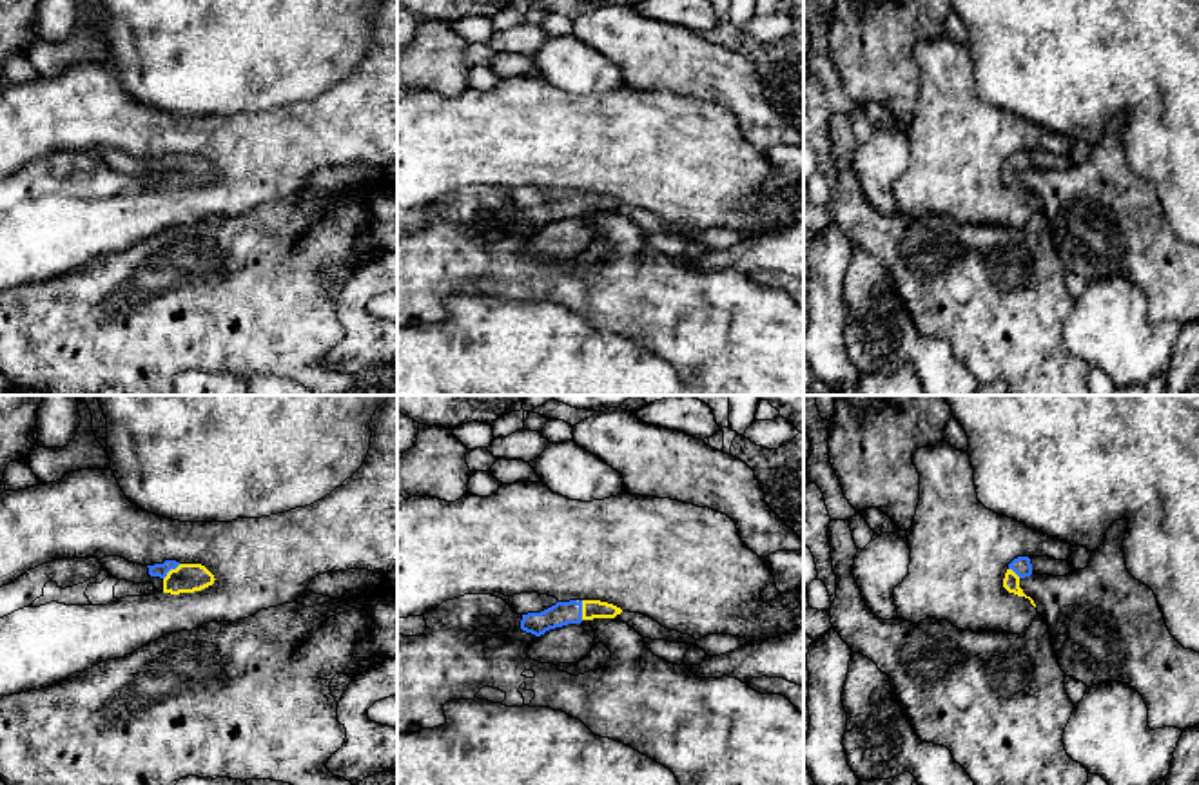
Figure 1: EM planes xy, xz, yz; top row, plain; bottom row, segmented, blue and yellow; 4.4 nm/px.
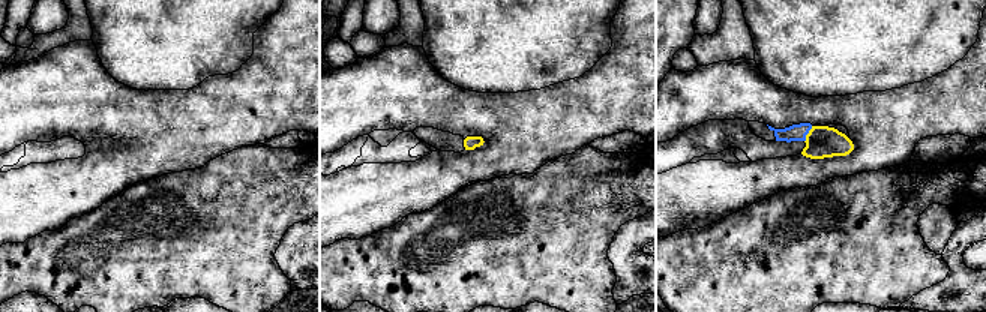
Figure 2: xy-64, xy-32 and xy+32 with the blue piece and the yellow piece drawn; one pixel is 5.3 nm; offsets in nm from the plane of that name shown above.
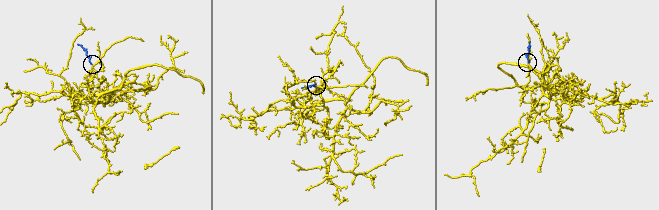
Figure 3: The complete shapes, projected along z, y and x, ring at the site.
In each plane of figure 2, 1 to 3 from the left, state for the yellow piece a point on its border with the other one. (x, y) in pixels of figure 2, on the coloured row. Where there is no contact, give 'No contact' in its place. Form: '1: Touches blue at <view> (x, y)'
1: No contact
2: No contact
3: Touches blue at xy+32 (808, 132)

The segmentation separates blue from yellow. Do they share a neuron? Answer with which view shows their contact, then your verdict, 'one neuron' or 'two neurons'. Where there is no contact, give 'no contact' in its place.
xz | one neuron

